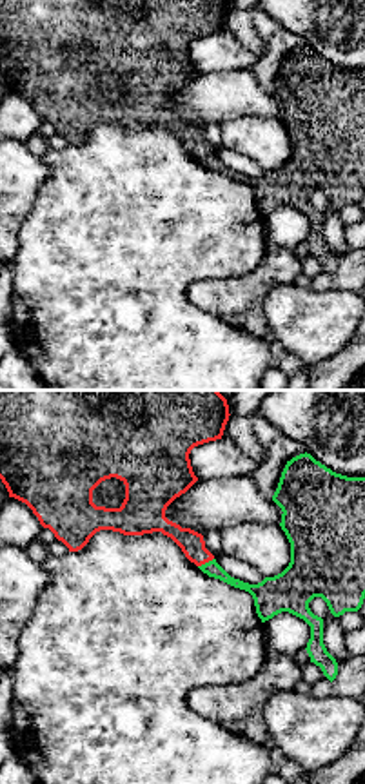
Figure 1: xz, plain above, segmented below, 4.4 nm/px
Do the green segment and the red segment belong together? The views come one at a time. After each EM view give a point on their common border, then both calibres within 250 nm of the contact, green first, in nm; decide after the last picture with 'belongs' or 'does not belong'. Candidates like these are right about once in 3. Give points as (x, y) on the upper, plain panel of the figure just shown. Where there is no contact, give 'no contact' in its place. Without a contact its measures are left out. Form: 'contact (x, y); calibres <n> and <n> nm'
contact (206, 156); calibres 70 and 110 nm

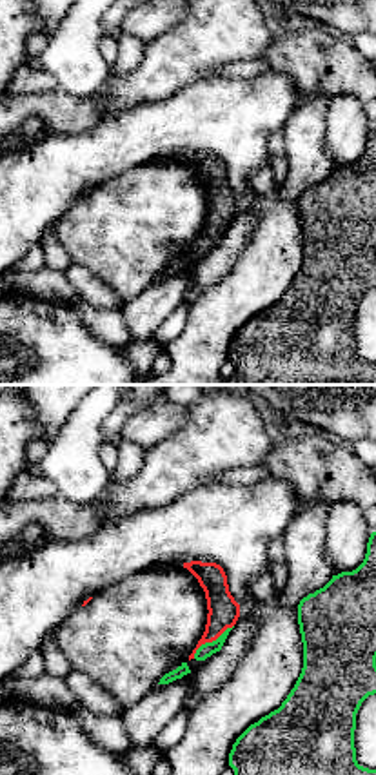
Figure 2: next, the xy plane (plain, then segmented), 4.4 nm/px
contact (213, 235); calibres 70 and 140 nm

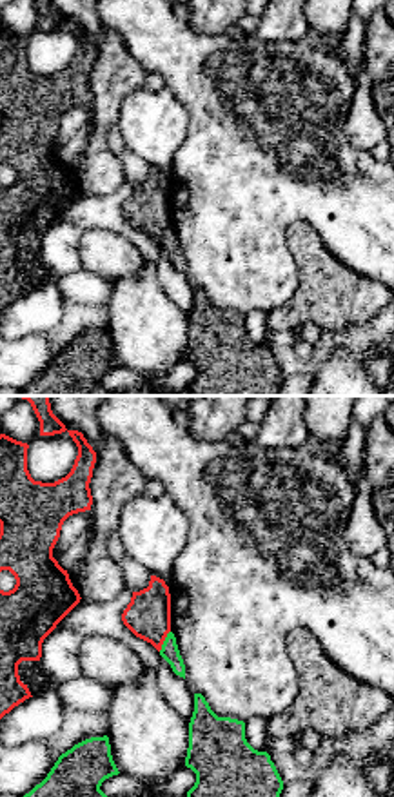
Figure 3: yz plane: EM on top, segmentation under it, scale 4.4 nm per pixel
contact (164, 235); calibres 80 and 200 nm

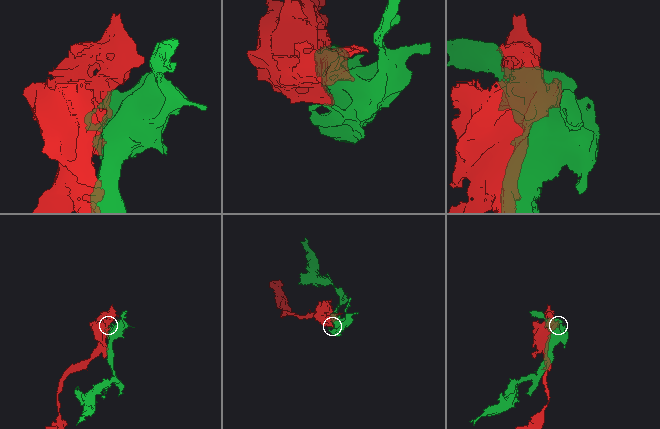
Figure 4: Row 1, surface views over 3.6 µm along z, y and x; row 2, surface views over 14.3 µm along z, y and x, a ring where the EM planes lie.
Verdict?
does not belong

